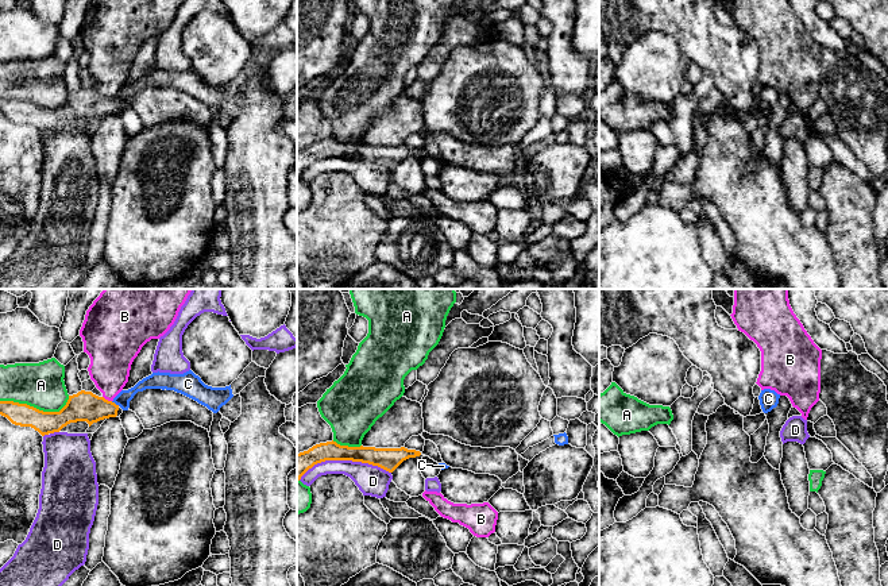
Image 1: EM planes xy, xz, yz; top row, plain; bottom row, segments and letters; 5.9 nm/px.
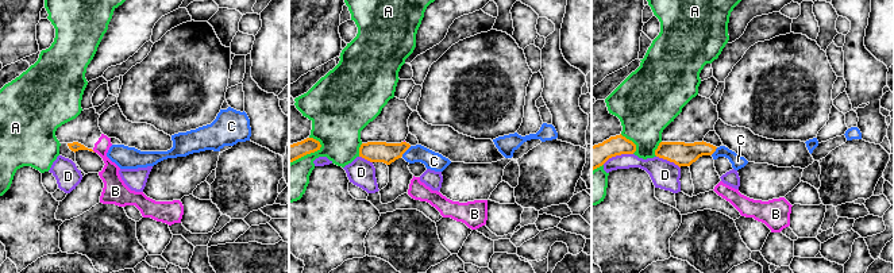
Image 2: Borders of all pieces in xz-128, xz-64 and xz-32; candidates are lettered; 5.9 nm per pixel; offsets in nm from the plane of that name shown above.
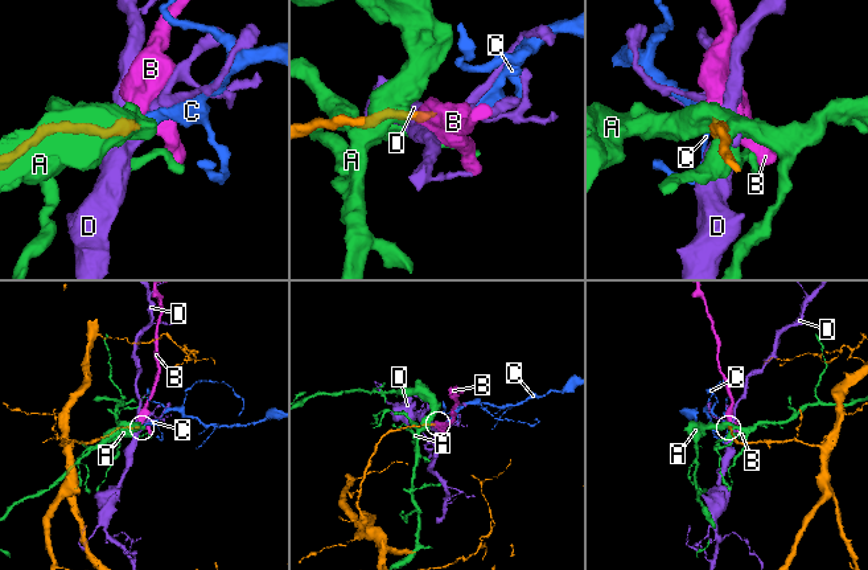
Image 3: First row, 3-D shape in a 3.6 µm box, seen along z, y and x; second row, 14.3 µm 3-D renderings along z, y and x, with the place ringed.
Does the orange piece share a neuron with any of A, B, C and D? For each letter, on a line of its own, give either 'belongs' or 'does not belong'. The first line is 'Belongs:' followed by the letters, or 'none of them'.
Belongs: C
A: does not belong
B: does not belong
C: belongs
D: does not belong

